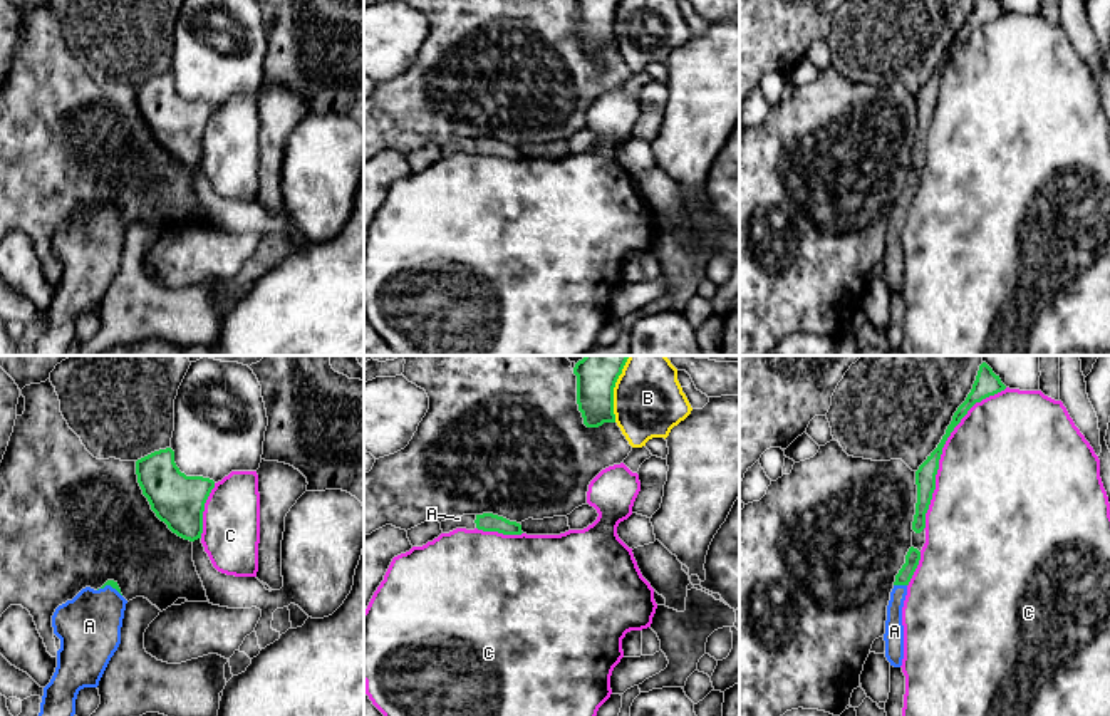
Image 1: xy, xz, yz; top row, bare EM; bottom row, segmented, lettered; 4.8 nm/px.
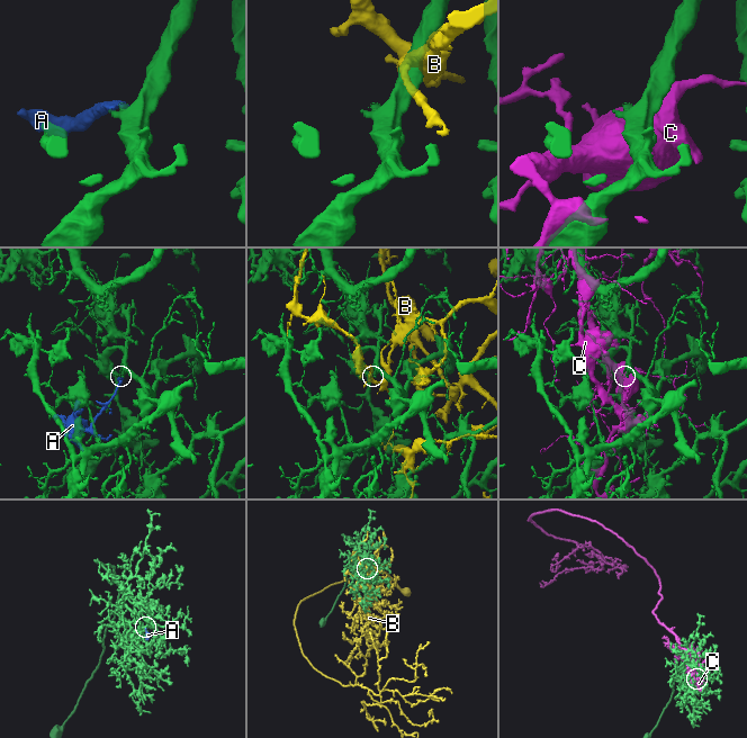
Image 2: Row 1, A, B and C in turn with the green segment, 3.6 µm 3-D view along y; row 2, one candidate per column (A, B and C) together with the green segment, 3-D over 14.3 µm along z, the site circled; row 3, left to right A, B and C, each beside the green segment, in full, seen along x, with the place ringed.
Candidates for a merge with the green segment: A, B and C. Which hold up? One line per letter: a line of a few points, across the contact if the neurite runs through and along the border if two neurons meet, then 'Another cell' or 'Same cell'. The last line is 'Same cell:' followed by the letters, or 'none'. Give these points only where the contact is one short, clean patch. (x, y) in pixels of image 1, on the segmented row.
A: Line: yz (912, 557), (901, 584), (894, 607), (894, 631). Same cell
B: Another cell
C: Another cell
Same cell: A

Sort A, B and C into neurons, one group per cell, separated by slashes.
A / B / C

